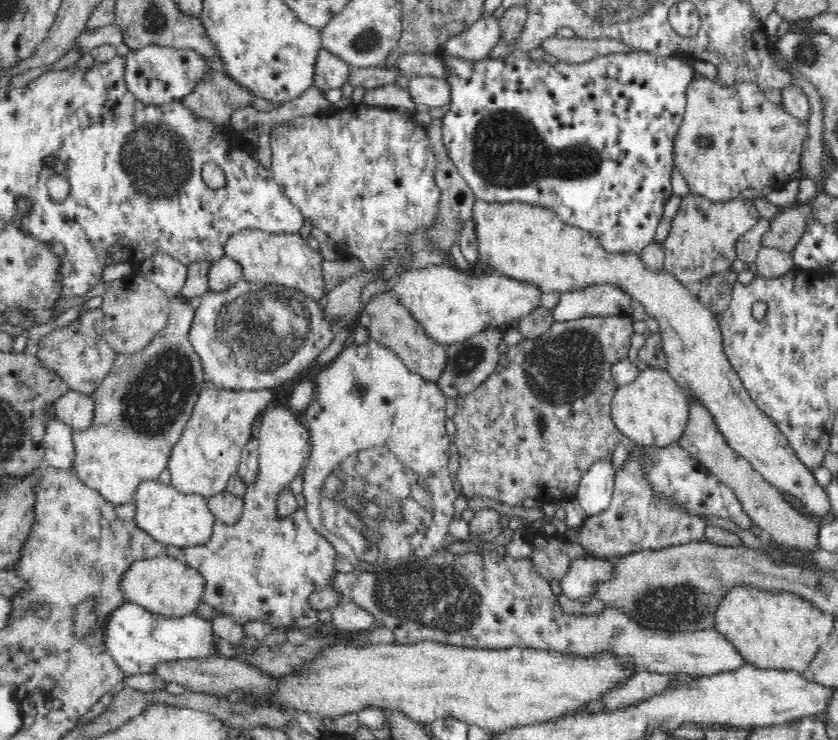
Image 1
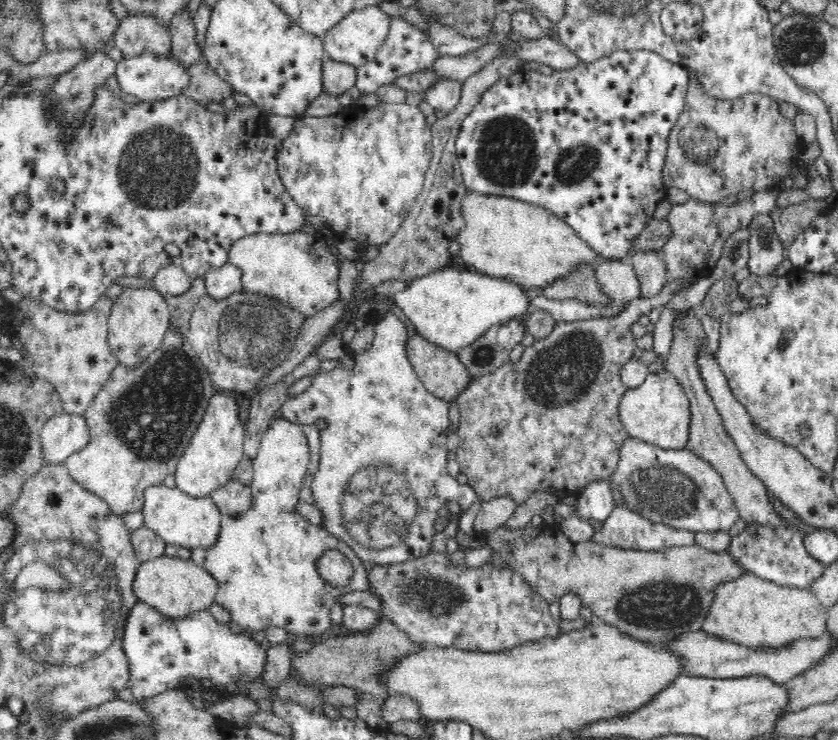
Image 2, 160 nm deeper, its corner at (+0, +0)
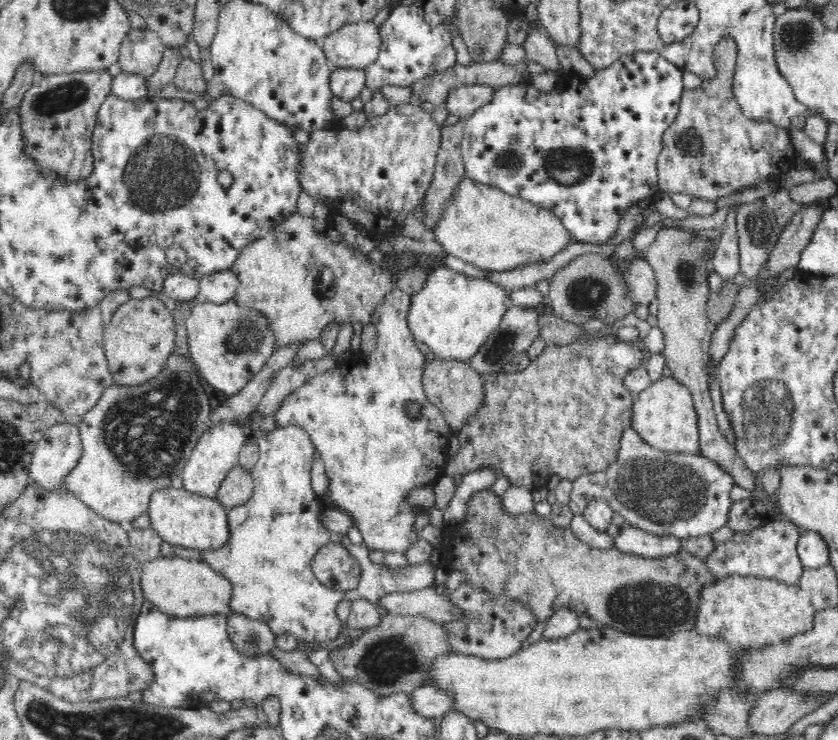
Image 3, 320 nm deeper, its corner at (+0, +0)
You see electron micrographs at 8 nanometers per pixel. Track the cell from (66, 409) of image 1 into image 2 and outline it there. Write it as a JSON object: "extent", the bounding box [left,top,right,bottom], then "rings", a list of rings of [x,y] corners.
{"extent":[40,411,90,464],"rings":[[[60,411],[44,424],[40,434],[44,449],[44,463],[64,464],[72,452],[81,449],[88,441],[90,427],[82,413]]]}

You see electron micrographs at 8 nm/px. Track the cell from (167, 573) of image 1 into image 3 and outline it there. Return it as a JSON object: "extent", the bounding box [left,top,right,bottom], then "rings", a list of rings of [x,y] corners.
{"extent":[139,556,231,618],"rings":[[[158,556],[154,560],[143,563],[142,567],[139,584],[143,590],[143,598],[155,604],[164,614],[188,618],[226,614],[231,610],[229,608],[231,583],[202,561]]]}

